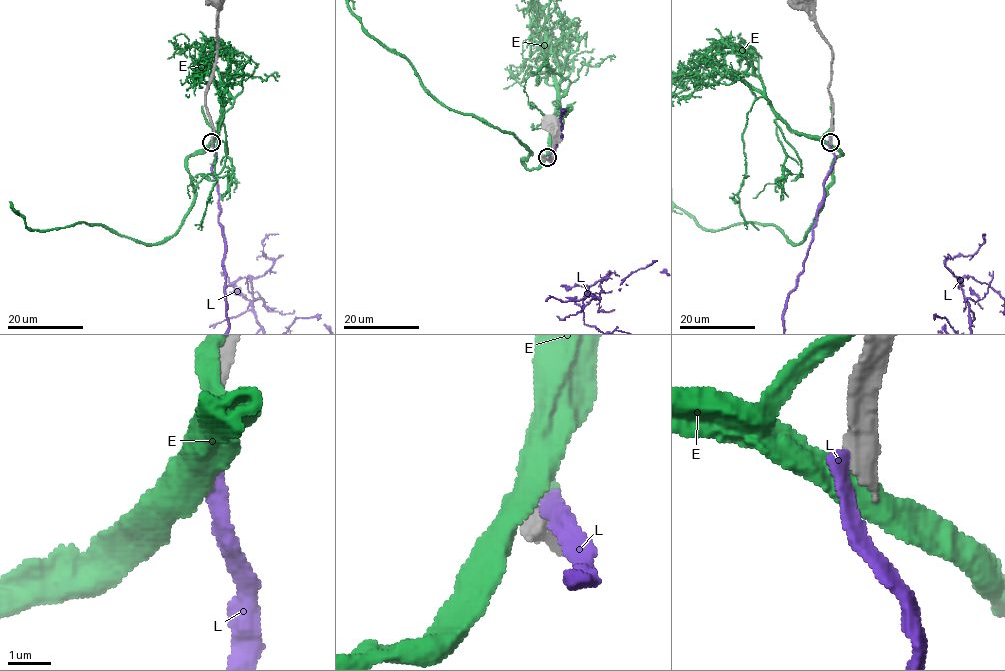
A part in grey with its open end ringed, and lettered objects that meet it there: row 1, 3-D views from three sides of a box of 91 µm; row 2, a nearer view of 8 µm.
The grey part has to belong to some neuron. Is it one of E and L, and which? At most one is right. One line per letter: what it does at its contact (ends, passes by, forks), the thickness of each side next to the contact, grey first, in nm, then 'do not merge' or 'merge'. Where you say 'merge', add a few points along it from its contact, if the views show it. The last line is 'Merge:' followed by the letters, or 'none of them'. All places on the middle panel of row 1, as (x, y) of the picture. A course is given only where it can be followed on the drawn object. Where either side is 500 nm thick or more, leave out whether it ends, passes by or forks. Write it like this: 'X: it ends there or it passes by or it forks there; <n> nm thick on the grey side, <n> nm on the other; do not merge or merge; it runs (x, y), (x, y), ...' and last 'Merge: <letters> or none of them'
E: 600 nm thick on the grey side, 550 nm on the other; do not merge
L: 650 nm thick on the grey side, 380 nm on the other; do not merge
Merge: none of them

